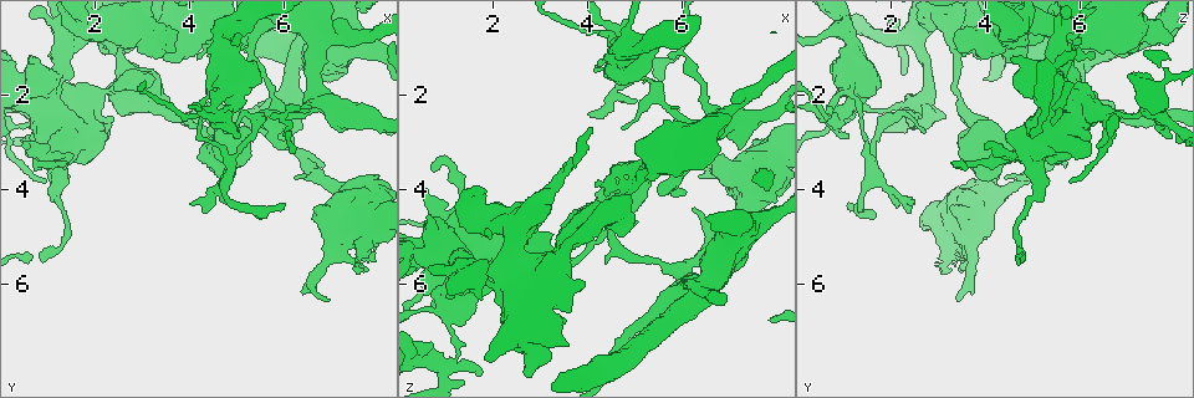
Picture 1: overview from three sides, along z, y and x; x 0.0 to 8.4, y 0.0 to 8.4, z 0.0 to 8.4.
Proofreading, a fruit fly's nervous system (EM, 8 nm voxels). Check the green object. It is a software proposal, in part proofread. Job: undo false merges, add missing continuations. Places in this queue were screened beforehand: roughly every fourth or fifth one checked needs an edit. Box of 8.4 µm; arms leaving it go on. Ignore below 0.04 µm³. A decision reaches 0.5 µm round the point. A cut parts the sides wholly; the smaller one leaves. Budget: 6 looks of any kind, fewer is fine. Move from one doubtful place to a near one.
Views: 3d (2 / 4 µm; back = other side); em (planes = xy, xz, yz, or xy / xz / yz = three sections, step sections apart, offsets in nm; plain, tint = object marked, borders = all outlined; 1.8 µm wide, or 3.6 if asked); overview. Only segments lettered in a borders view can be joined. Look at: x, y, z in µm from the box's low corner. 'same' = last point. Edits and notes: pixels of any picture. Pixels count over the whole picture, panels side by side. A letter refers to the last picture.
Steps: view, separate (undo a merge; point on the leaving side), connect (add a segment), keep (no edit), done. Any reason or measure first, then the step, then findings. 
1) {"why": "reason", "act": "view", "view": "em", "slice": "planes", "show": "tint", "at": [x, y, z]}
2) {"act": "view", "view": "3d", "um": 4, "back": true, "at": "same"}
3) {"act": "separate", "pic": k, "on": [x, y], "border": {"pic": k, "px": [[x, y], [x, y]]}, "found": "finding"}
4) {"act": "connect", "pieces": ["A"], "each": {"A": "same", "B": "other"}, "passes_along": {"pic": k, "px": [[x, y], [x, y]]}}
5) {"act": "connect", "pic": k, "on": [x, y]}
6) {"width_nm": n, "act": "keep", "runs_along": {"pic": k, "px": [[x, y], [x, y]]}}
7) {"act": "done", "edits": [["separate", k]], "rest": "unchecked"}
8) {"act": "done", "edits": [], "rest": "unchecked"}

{"why": "small branch off a trunk", "act": "view", "view": "3d", "um": 4, "at": [4.45, 1.90, 1.30]}

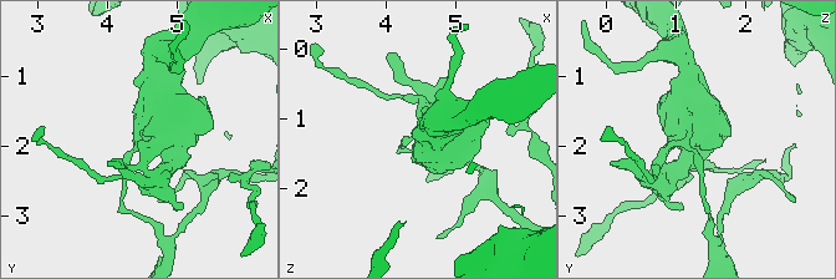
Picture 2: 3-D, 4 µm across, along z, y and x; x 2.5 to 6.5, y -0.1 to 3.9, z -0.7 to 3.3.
{"act": "view", "view": "em", "um": 3.6, "slice": "xy", "step": 8, "show": "tint", "at": [4.45, 1.90, 1.30]}

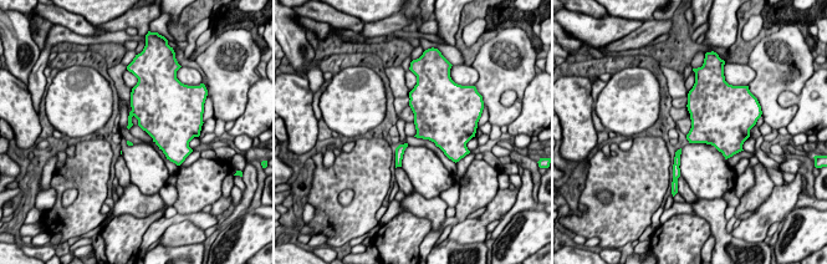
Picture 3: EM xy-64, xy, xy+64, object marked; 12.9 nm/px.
{"why": "another direction", "act": "view", "view": "em", "um": 3.6, "slice": "planes", "show": "borders", "at": "same"}

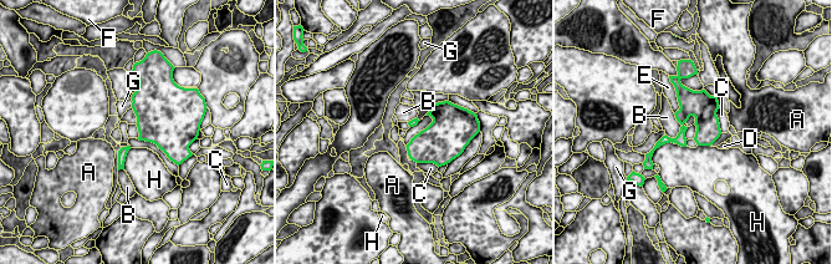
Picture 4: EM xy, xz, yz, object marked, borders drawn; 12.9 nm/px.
{"act": "keep", "each": {"A": "other", "B": "other", "C": "other", "D": "other", "E": "other", "F": "other", "G": "other", "H": "other"}, "border": {"pic": 4, "px": [[677, 94], [679, 108], [674, 113]]}, "found": "one neuron here"}

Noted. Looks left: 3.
{"why": "thin arm on a thick one", "act": "view", "view": "3d", "um": 4, "at": [6.30, 1.25, 6.10]}

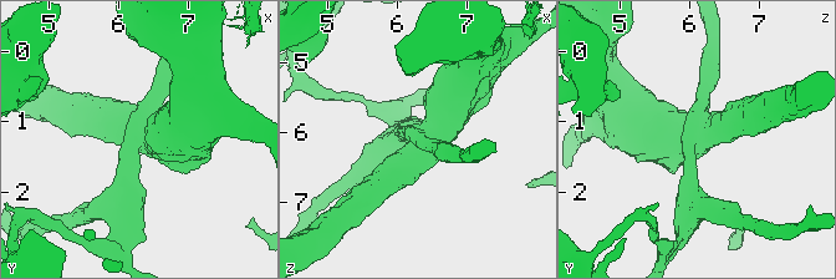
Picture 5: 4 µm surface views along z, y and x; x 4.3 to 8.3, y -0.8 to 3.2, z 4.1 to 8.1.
{"arms": 4, "act": "view", "view": "em", "slice": "xz", "step": 16, "show": "borders", "at": [6.35, 1.20, 6.10]}

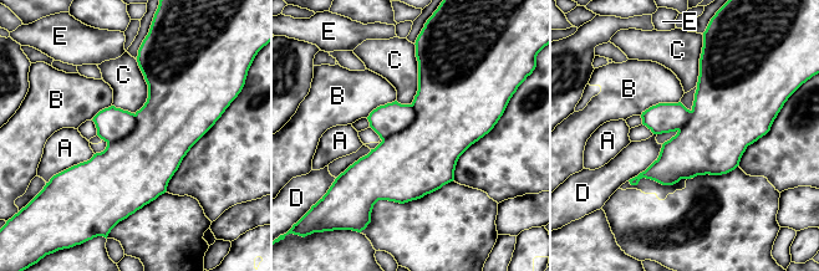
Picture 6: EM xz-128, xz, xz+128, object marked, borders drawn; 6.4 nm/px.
{"longest_contact_nm": ["C", 360], "act": "separate", "pic": 6, "on": [391, 118], "each": {"A": "other", "B": "other", "C": "other", "D": "other", "E": "other"}, "border": {"pic": 6, "px": [[411, 105], [415, 119], [382, 139]]}, "found": "two neurons meet here"}

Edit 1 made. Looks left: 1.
{"act": "done", "edits": [["separate", 6]], "rest": "unchecked"}

